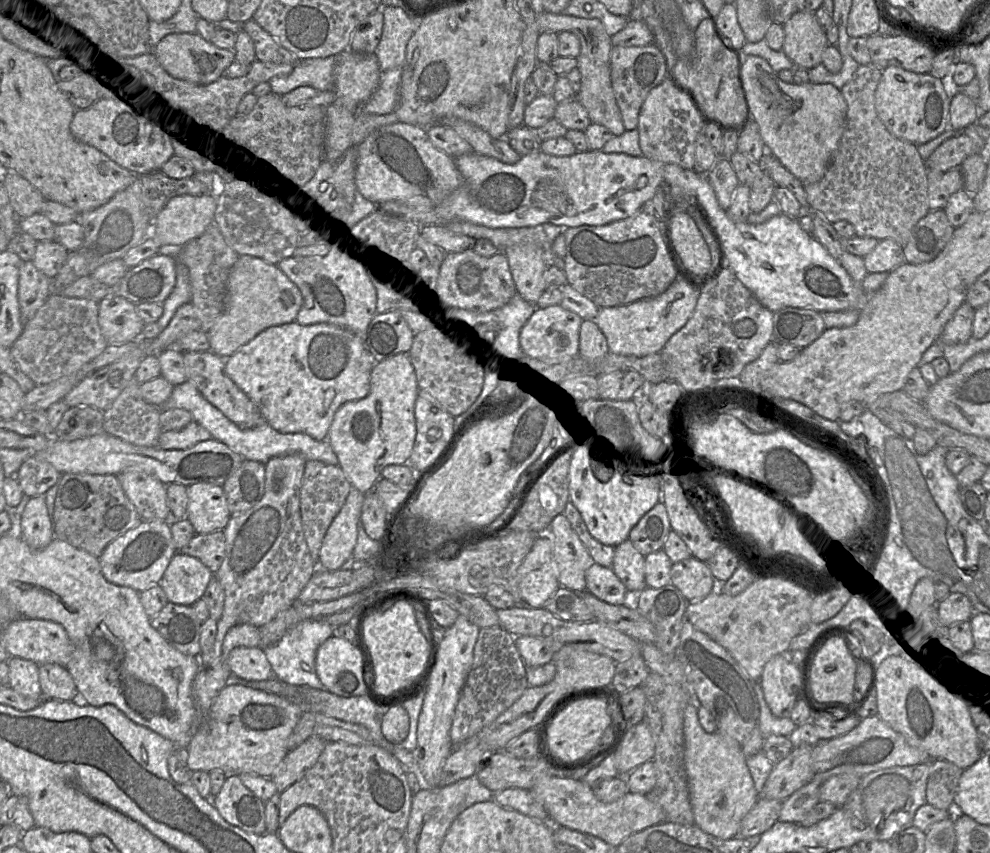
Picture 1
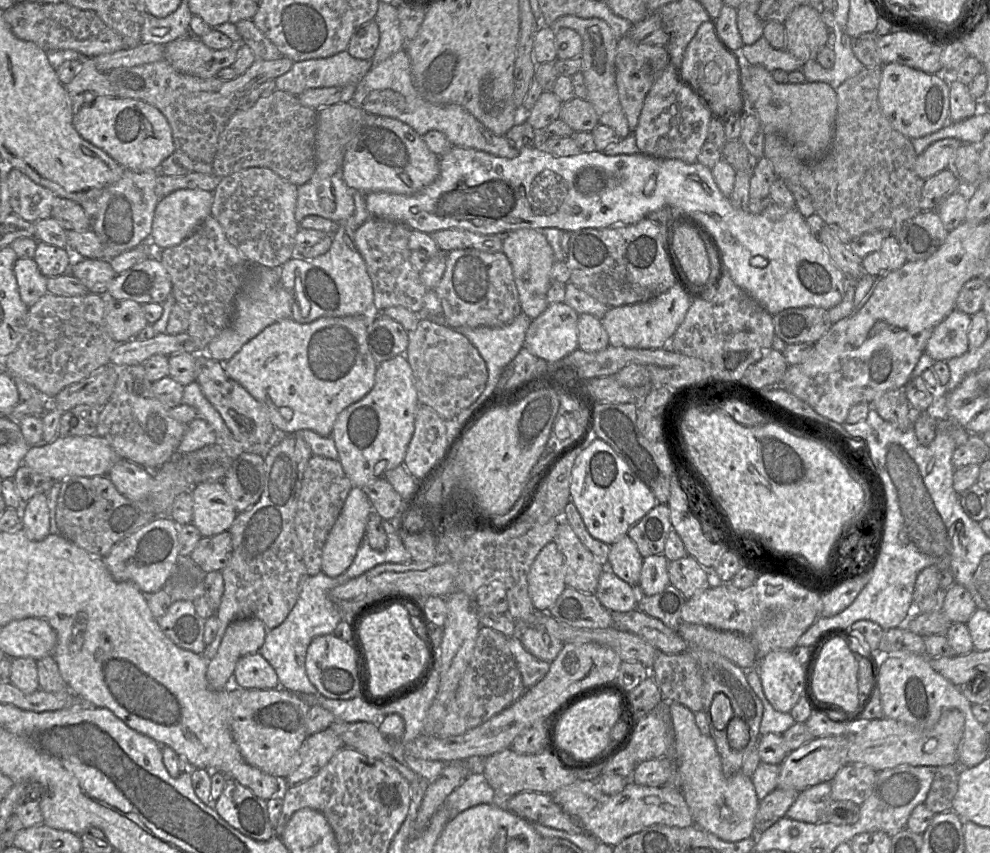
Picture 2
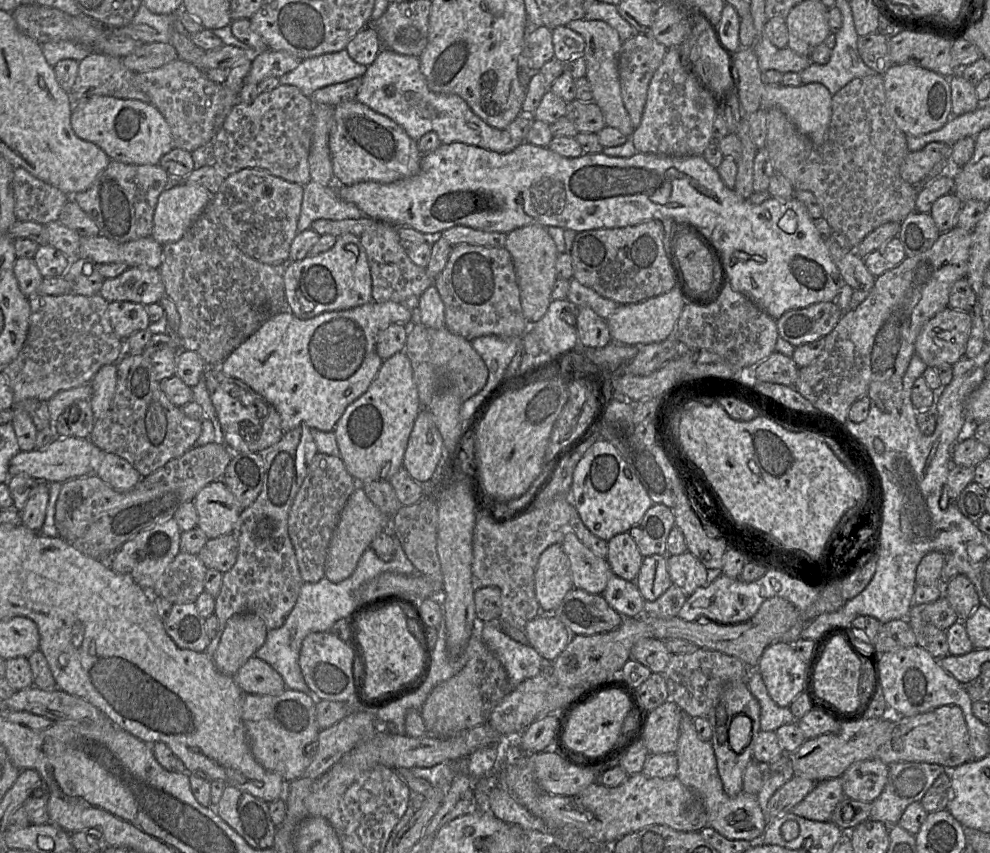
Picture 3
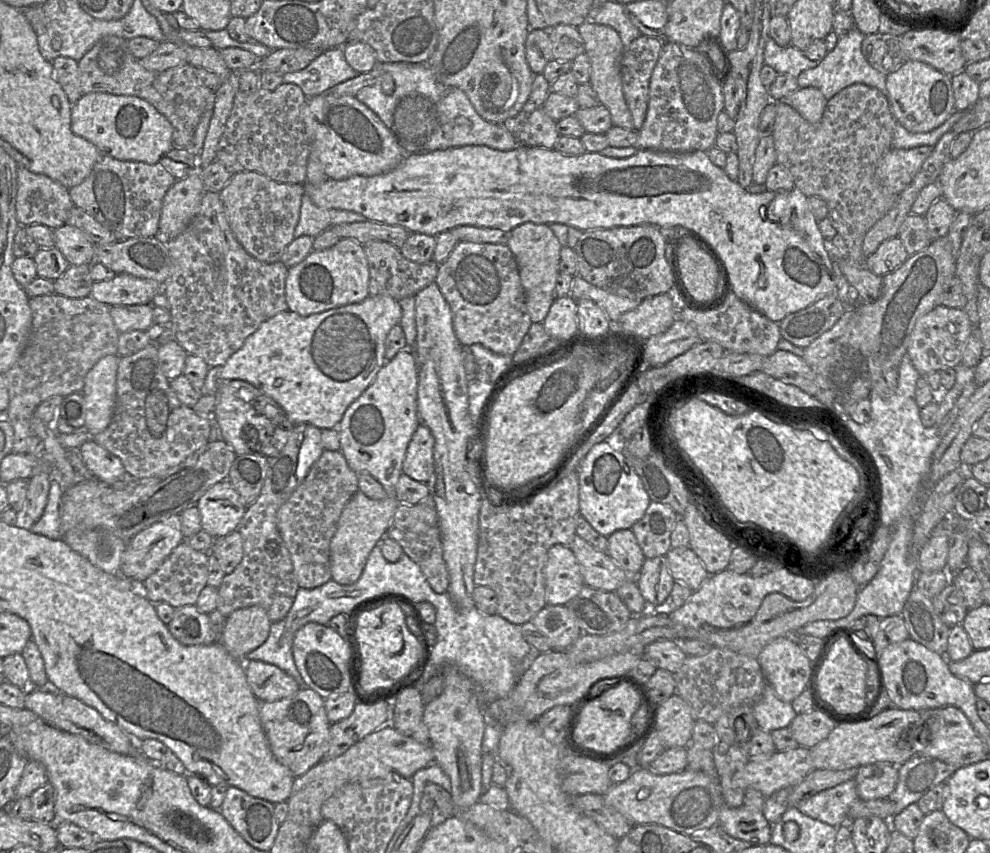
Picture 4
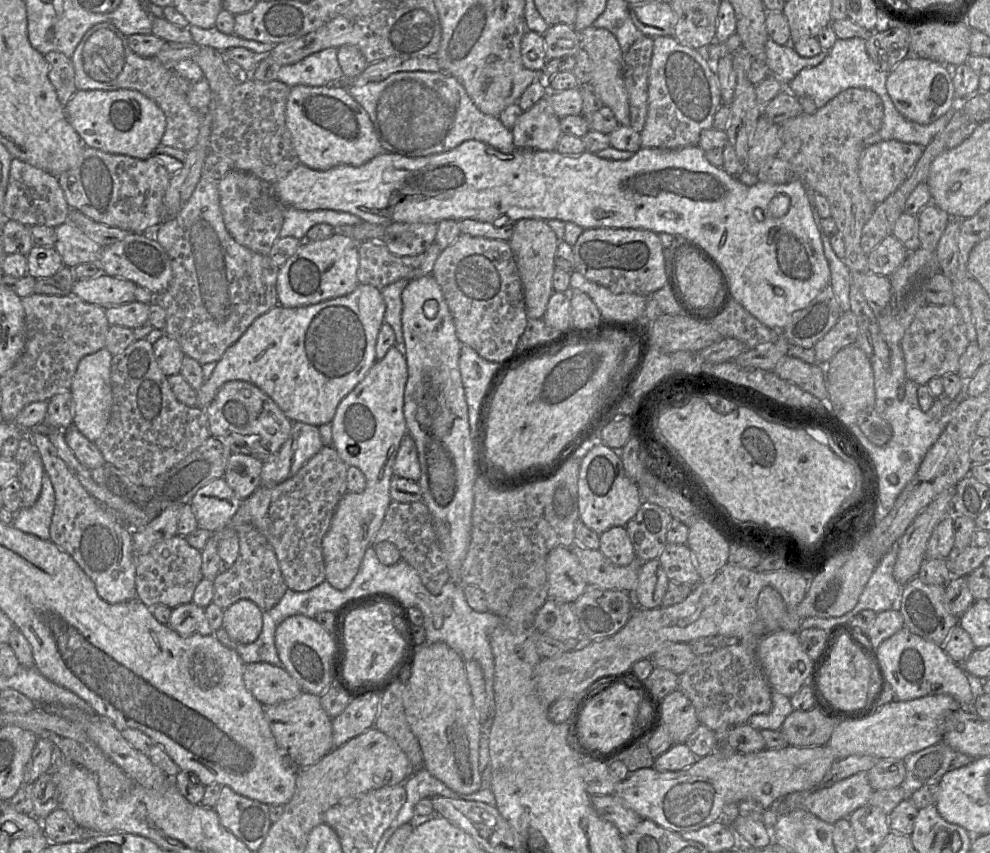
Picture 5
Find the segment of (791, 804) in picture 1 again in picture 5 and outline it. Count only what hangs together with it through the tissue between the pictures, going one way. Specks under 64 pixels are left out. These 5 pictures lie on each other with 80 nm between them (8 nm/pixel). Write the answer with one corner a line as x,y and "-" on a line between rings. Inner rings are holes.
860,772
830,786
800,793
800,807
797,808
804,808
822,821
834,825
867,805
874,792
868,773

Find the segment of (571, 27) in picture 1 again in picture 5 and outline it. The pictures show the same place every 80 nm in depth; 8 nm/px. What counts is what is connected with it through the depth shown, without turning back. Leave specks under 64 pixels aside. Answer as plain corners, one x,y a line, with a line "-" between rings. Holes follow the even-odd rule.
593,25
579,33
581,46
588,53
592,63
591,87
603,102
604,106
612,110
619,126
631,126
628,92
623,78
624,53
620,48
617,38
609,30
596,28

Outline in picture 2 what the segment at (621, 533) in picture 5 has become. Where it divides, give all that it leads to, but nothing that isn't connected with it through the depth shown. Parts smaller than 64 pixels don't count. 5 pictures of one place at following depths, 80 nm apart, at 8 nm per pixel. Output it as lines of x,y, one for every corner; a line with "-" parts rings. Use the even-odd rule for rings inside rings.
626,534
610,545
608,563
603,566
631,586
638,586
643,559
634,541

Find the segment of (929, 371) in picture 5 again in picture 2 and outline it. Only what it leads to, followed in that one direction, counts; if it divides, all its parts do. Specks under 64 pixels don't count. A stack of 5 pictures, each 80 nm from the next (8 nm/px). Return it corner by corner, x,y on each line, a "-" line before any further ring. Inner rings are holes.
954,309
933,330
925,353
933,361
948,361
968,352
971,316

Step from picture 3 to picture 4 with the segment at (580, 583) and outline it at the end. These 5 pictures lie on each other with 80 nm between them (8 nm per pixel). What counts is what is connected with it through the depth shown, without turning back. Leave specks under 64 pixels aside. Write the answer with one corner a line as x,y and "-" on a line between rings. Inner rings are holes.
577,534
569,544
569,548
580,565
584,583
587,586
615,592
628,579
635,578
616,564
607,552
597,550

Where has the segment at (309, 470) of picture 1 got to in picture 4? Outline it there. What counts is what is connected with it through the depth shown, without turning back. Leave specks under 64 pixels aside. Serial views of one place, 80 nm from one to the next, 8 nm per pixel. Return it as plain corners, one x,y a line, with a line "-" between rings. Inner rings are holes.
324,450
312,465
302,483
277,512
277,526
293,562
294,573
300,588
313,589
332,579
330,565
330,542
336,533
340,516
346,504
359,491
358,474
352,470
340,450

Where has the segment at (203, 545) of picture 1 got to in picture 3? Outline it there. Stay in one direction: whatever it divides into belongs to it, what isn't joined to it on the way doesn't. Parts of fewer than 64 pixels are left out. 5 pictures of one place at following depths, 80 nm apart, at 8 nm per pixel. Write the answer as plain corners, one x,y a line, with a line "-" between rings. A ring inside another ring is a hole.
234,534
209,539
197,554
207,569
221,573
229,571
236,562
238,543

